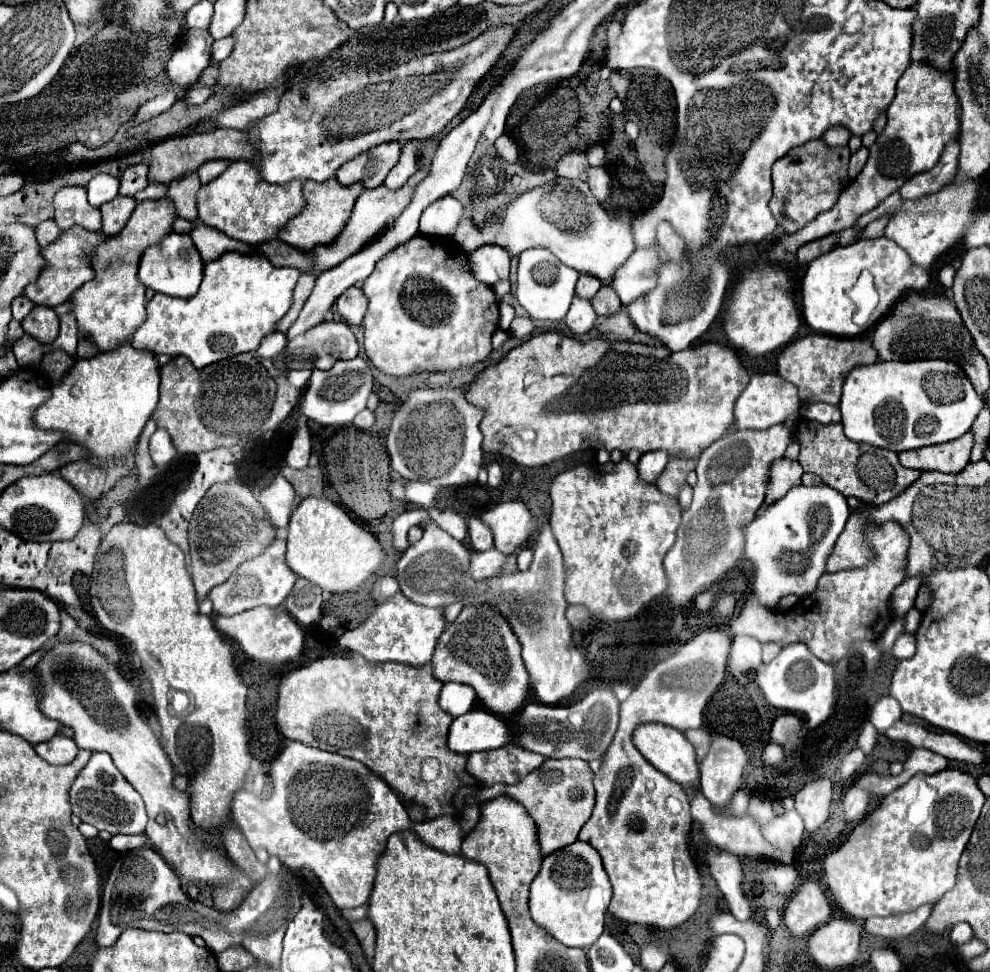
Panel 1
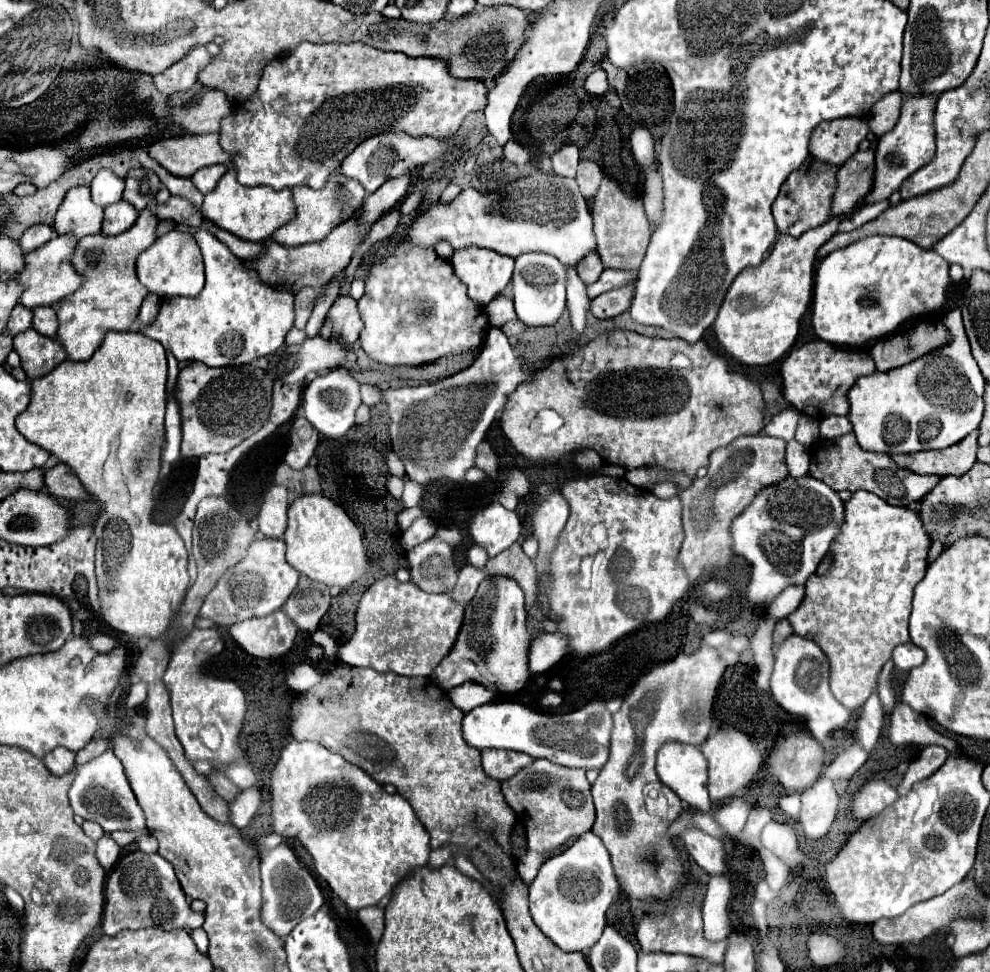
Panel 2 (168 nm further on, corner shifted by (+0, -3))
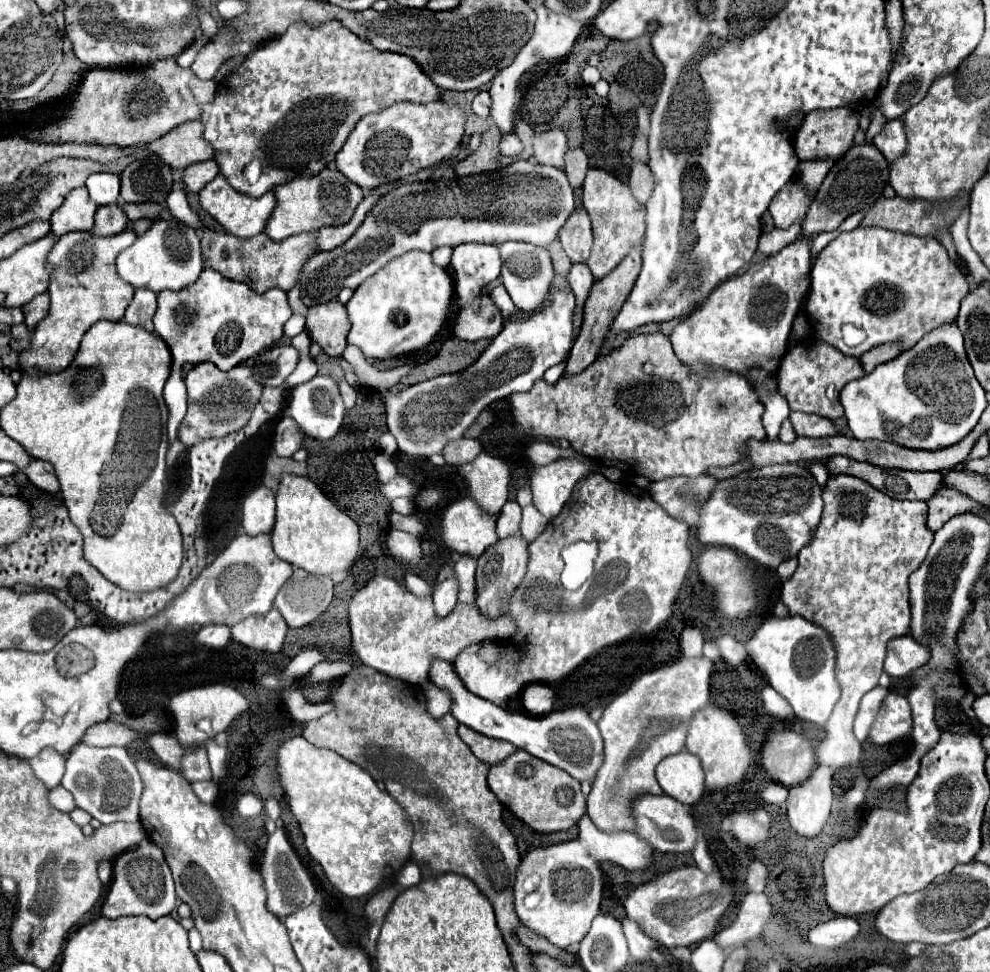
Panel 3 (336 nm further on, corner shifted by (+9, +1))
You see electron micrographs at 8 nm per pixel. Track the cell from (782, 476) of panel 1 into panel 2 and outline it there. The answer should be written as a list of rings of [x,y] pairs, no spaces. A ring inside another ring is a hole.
[[[790,440],[786,444],[786,464],[788,464],[788,474],[794,478],[806,476],[810,468],[810,450],[802,446],[796,440]]]

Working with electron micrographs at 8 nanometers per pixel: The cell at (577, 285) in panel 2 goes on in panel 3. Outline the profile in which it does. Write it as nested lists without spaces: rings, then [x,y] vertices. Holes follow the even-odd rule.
[[[553,242],[553,246],[547,248],[549,254],[551,254],[551,260],[553,260],[553,268],[559,276],[567,276],[569,270],[571,270],[571,260],[567,258],[565,250],[561,250],[561,244],[559,242]]]

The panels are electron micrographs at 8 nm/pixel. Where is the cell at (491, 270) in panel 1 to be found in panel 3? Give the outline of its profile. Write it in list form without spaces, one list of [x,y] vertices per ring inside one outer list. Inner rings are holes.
[[[459,244],[453,248],[451,268],[455,272],[457,302],[469,306],[489,282],[499,278],[499,248],[491,244]]]

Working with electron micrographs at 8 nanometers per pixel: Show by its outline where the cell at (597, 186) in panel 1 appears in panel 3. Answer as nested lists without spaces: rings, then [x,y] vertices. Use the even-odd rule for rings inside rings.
[[[571,148],[571,150],[565,154],[565,174],[567,174],[567,178],[569,178],[569,184],[571,184],[573,188],[581,188],[587,170],[589,170],[587,154],[585,154],[581,148]]]

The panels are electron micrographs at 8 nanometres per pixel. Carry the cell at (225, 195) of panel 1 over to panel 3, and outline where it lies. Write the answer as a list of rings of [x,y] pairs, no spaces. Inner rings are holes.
[[[217,174],[217,178],[213,182],[209,182],[201,192],[199,192],[199,204],[205,212],[211,214],[211,218],[215,218],[229,234],[233,236],[241,236],[241,238],[251,238],[255,234],[261,234],[265,230],[267,220],[271,218],[275,206],[277,206],[277,198],[273,192],[263,194],[261,198],[253,198],[247,194],[241,194],[237,190],[233,190],[227,182],[227,178],[223,174]]]

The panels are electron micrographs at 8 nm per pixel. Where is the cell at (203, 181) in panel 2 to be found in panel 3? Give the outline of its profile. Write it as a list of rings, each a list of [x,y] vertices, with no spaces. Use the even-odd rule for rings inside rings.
[[[205,160],[201,164],[193,164],[185,168],[183,182],[191,192],[199,192],[203,186],[207,186],[215,176],[219,174],[219,166],[215,160]]]

